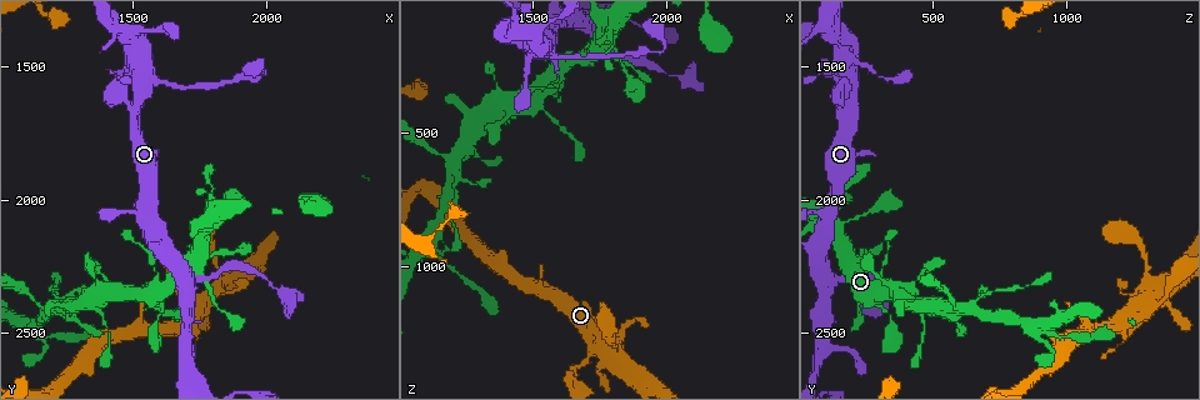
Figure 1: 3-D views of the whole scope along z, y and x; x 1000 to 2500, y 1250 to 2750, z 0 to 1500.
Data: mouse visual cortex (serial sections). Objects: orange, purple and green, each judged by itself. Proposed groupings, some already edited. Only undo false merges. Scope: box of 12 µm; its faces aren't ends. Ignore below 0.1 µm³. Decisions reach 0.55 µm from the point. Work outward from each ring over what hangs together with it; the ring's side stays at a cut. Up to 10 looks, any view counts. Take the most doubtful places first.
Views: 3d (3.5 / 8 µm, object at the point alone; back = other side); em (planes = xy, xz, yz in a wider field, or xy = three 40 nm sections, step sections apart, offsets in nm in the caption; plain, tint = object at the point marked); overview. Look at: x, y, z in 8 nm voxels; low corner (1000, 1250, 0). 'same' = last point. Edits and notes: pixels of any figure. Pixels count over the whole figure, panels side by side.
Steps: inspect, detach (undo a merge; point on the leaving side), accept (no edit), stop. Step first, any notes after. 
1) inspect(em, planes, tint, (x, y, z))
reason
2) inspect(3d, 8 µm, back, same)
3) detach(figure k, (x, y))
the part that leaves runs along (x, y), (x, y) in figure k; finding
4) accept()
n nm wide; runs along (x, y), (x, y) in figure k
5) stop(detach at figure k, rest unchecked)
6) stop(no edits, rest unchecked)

inspect(3d, 3.5 µm, (1550, 1560, 190))
branch point

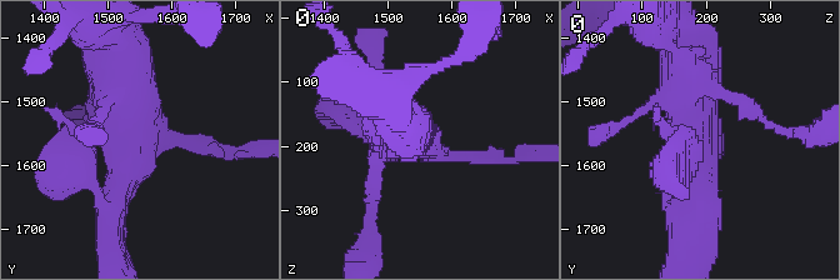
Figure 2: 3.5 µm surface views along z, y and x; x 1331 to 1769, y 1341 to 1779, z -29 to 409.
inspect(em, xy, step 1, tint, (1565, 1565, 195))

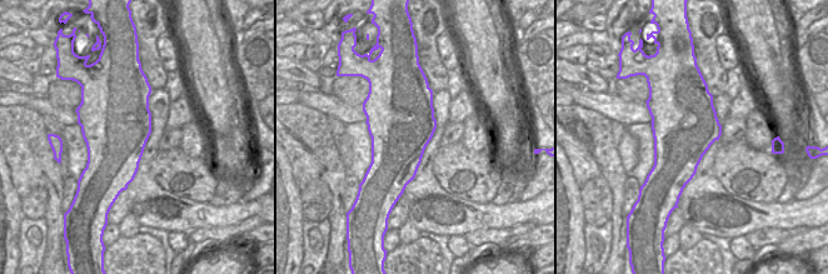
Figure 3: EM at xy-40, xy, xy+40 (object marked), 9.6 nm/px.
accept()
650 nm wide; runs along (695, 228), (695, 150), (675, 70) in figure 2; continuous, no second cell

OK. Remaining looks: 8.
inspect(3d, 3.5 µm, (1790, 2350, 1300))
sharp bend

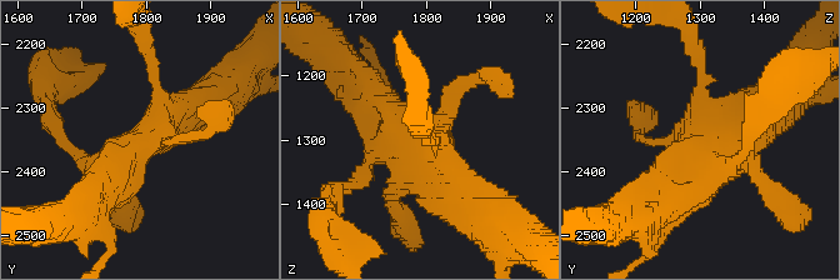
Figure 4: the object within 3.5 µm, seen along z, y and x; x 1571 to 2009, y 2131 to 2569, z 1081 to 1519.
inspect(em, xy, step 1, tint, (1780, 2355, 1305))
need the tissue

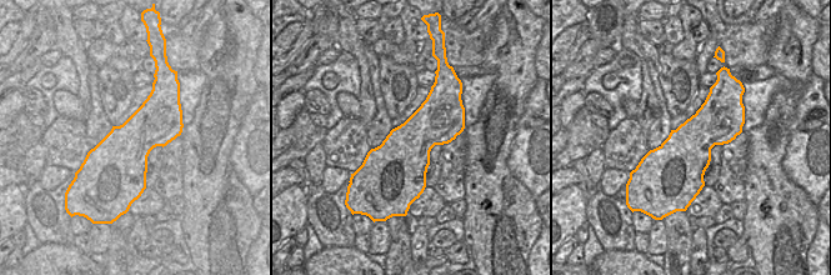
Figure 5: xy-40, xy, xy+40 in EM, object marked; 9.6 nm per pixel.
accept()
runs along (365, 96), (408, 160), (458, 201) in figure 4; continuous, no second cell

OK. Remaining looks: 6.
inspect(3d, 3.5 µm, back, (1200, 2410, 600))
thin arm on a thick one

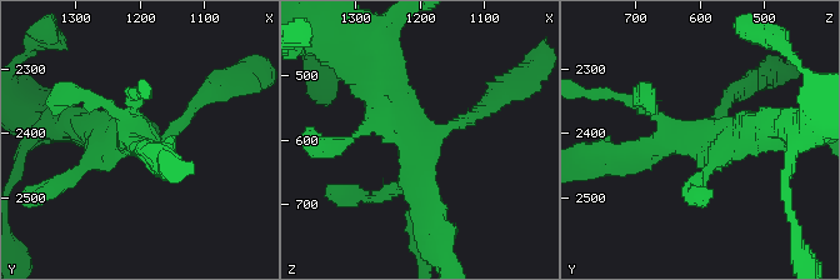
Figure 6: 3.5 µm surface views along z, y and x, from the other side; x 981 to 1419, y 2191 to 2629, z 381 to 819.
inspect(em, xy, step 5, tint, (1215, 2405, 590))

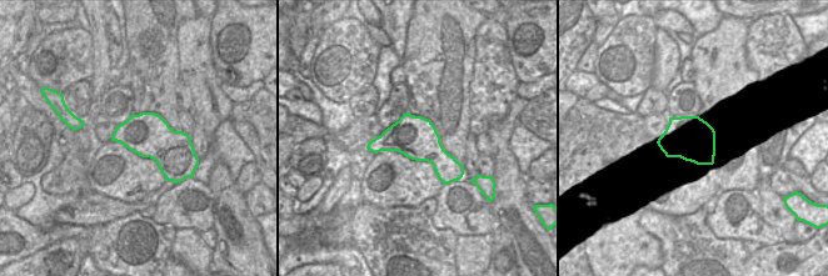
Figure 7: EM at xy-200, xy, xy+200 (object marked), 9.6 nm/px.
accept()
runs along (365, 70), (411, 129), (430, 209) in figure 6; all the same cell

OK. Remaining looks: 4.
inspect(3d, 3.5 µm, back, (1540, 2050, 110))
branch point

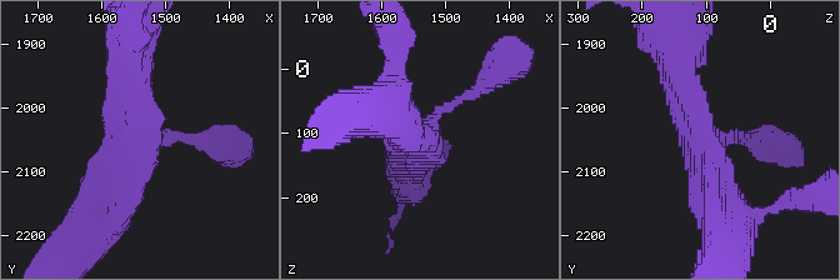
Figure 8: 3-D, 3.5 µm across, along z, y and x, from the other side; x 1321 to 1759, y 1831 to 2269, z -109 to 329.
inspect(em, xy, step 2, tint, (1545, 2050, 110))
3 arms; arms of 150, 400, 500 nm

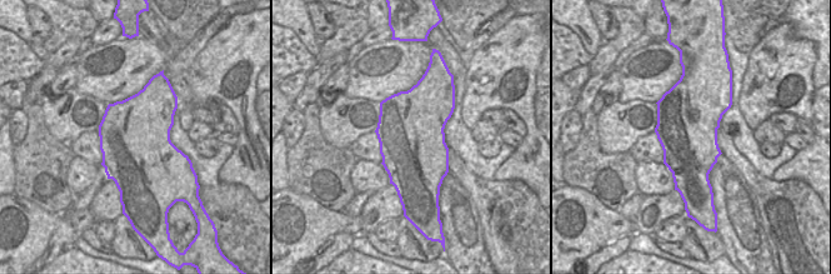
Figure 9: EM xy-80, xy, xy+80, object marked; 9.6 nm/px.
accept()
runs along (679, 60), (679, 101), (726, 213) in figure 8; all the same cell

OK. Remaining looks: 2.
stop(no edits, rest unchecked)

